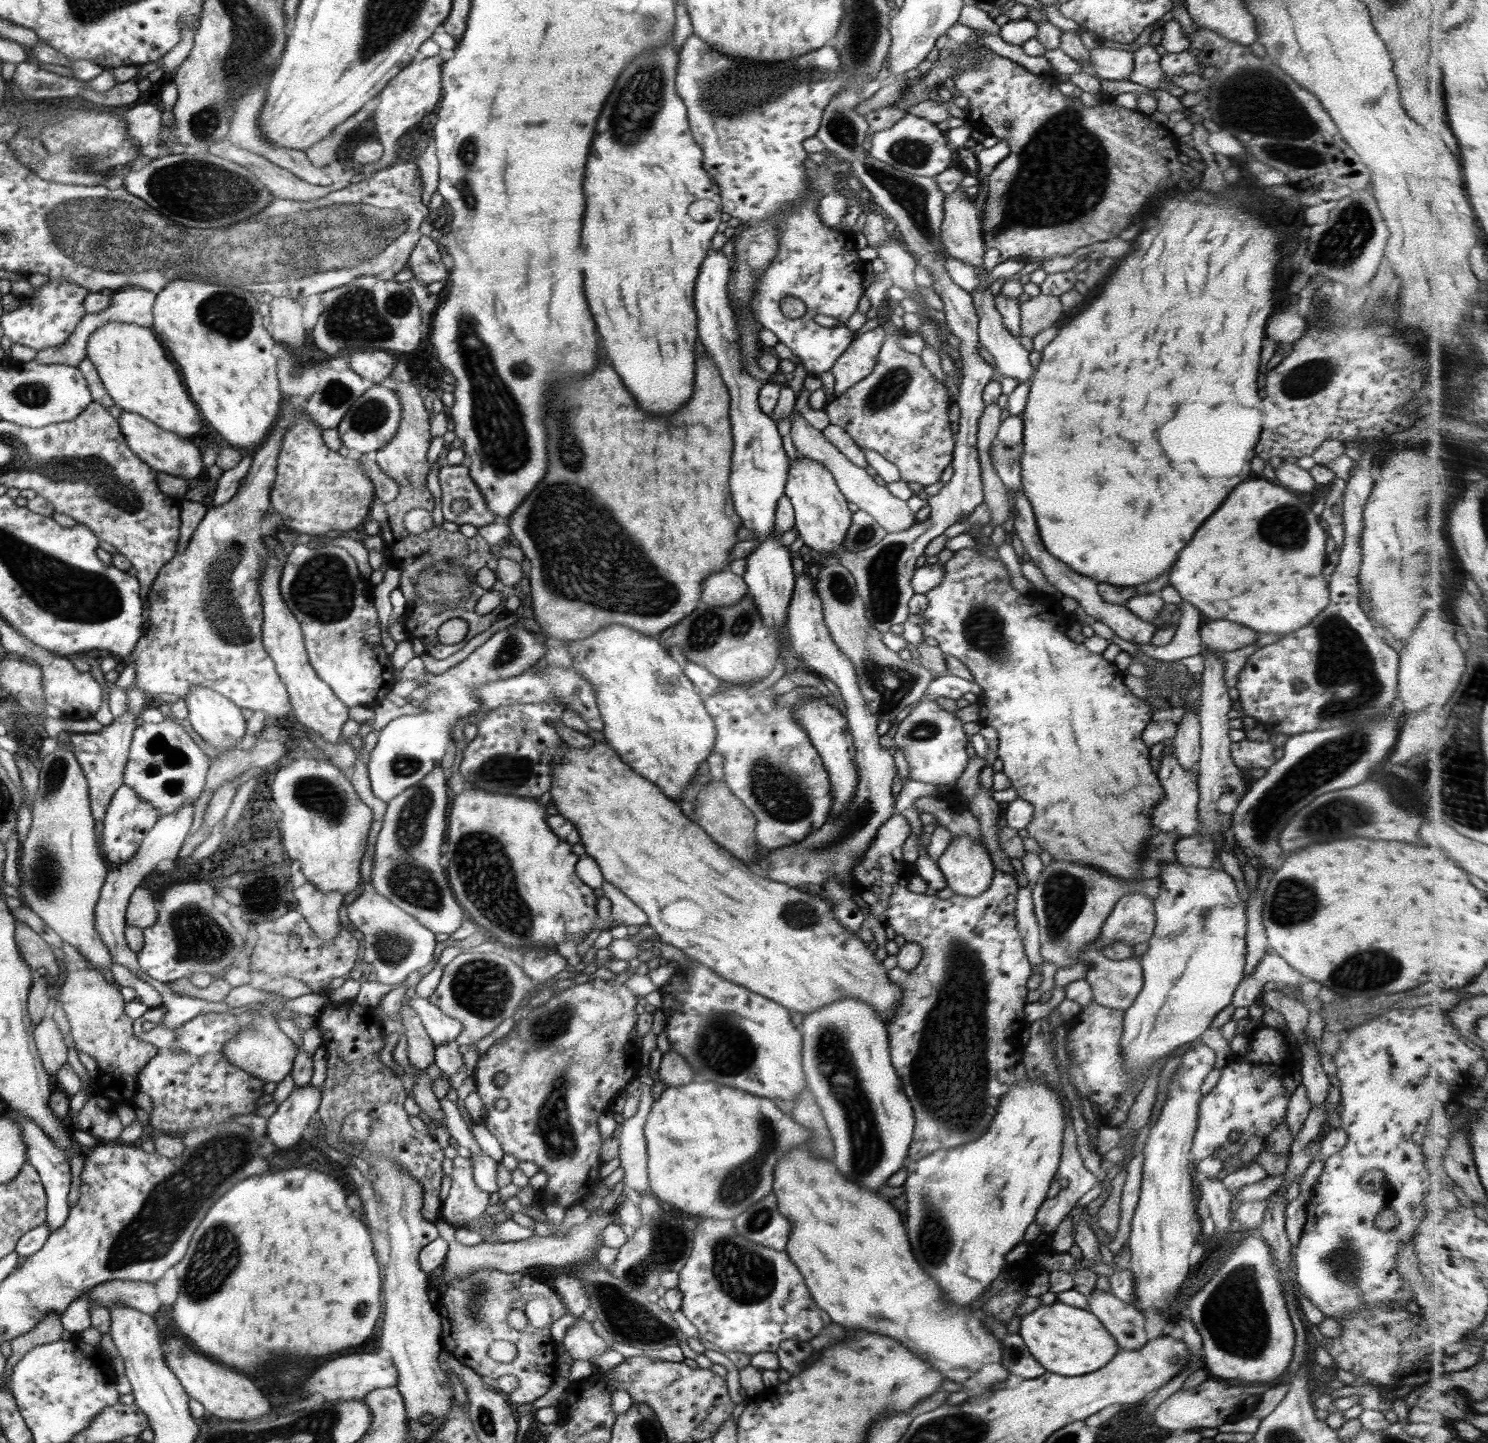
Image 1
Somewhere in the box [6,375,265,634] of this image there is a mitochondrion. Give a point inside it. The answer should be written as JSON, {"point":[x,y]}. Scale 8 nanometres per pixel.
{"point":[32,394]}

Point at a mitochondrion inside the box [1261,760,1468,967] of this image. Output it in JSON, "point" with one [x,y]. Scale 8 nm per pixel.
{"point":[1337,815]}

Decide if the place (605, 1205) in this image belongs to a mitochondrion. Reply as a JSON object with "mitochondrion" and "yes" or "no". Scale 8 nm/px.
{"mitochondrion":"no"}

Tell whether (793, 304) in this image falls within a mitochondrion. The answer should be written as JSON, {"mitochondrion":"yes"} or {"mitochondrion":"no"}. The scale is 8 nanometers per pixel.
{"mitochondrion":"yes"}

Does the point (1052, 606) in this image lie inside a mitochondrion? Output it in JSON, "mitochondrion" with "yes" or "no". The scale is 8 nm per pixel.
{"mitochondrion":"no"}

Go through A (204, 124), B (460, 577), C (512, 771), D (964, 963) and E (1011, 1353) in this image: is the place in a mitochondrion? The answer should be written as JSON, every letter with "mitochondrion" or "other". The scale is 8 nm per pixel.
{"A":"mitochondrion","B":"other","C":"mitochondrion","D":"mitochondrion","E":"mitochondrion"}

